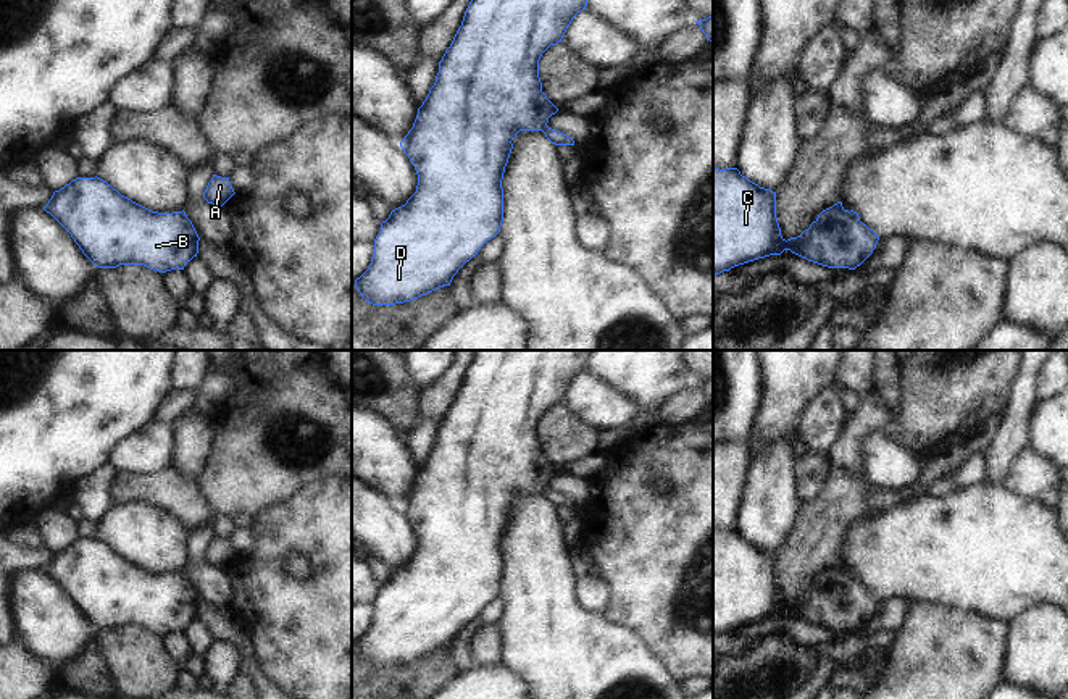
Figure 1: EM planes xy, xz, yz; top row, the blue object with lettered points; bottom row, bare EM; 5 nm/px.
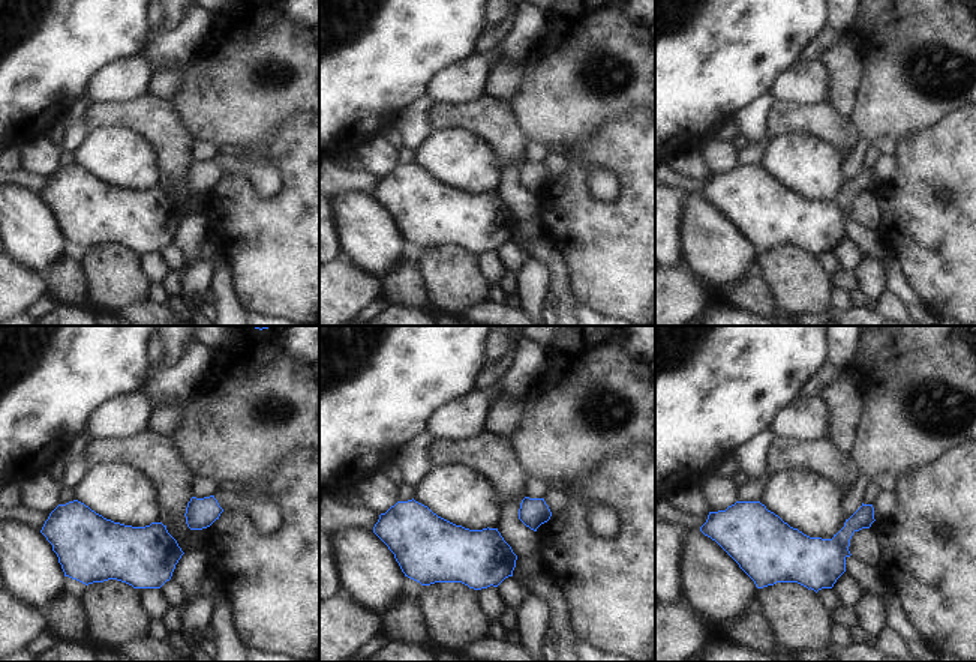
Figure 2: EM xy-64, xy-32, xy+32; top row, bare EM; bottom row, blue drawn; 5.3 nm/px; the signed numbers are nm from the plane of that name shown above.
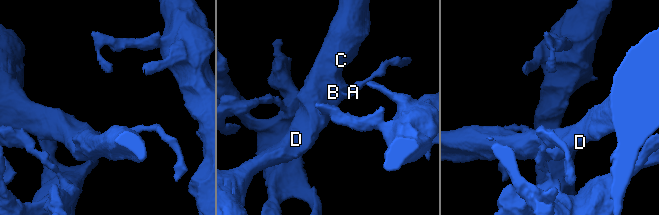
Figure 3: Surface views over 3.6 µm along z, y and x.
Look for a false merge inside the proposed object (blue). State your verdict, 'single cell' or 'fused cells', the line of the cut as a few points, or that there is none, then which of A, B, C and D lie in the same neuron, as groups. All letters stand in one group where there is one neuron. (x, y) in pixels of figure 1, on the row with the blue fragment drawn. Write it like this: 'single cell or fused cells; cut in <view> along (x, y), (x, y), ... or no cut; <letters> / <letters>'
fused cells; cut in xz along (547, 126), (542, 131); A / B C D

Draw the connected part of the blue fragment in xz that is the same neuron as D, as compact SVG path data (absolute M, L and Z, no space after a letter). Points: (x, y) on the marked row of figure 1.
M471 0L461 26L458 27L450 47L445 50L442 60L439 61L439 73L436 76L434 86L423 105L418 108L413 128L400 142L400 147L408 155L411 165L418 174L416 192L407 200L405 205L390 211L389 218L381 223L381 231L374 239L374 250L371 257L371 265L368 270L355 279L355 287L360 295L373 305L395 305L415 300L426 295L439 287L450 286L453 276L458 270L478 255L479 249L500 232L503 221L503 189L502 179L505 166L508 163L513 144L519 131L544 131L547 128L549 118L558 111L558 108L547 98L542 92L542 82L539 77L539 60L542 53L550 47L561 42L568 26L573 18L586 10L587 0Z

